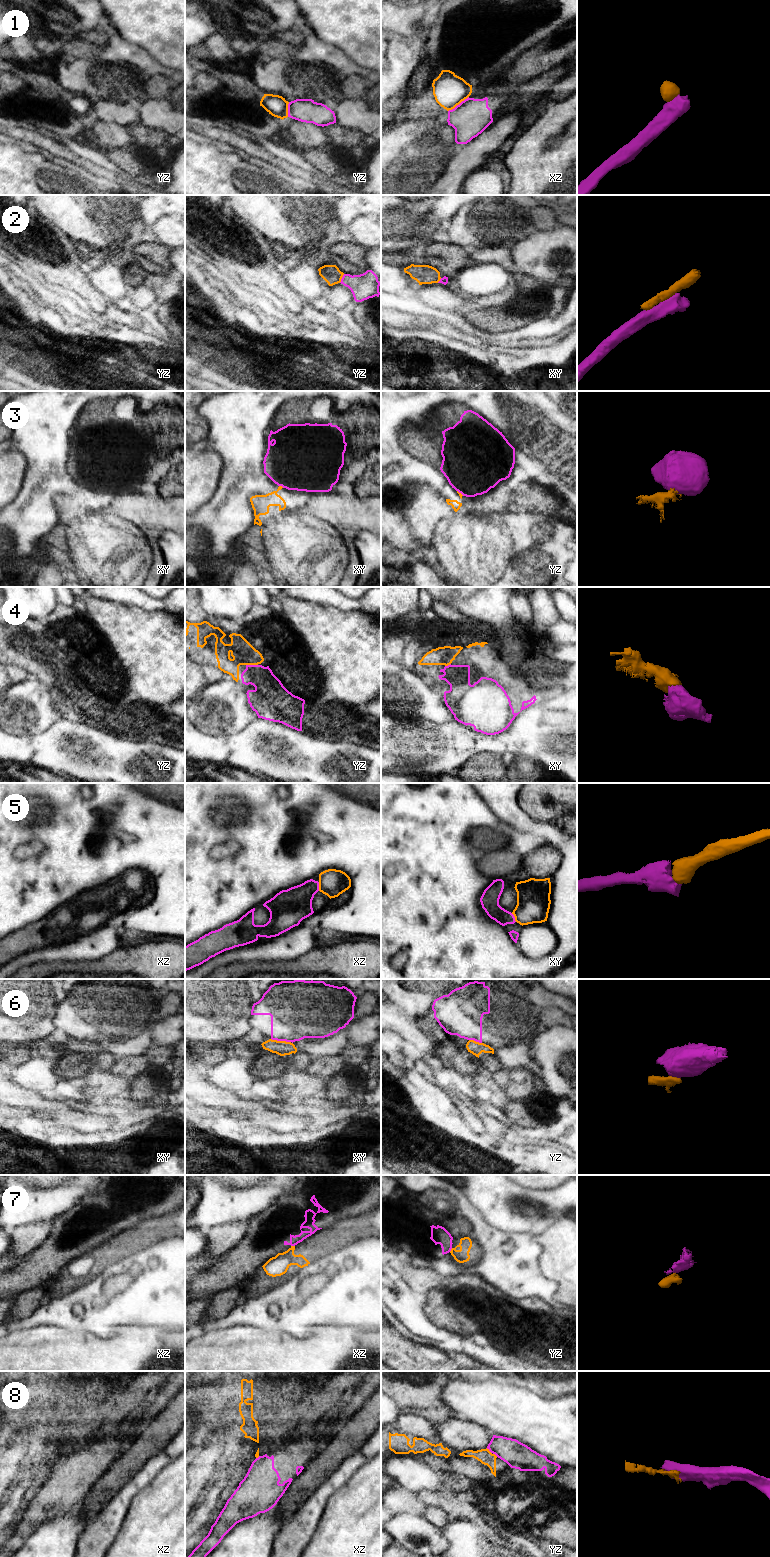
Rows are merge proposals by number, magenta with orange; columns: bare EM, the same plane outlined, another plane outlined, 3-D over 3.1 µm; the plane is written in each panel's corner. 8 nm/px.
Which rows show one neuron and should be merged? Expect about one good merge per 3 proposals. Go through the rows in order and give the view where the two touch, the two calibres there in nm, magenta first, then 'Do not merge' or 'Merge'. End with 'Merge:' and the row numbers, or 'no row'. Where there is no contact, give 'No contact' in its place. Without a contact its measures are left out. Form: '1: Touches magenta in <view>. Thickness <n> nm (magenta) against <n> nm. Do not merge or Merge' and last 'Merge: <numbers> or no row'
1: Touches magenta in xz. Thickness 300 nm (magenta) against 260 nm. Do not merge
2: Touches magenta in yz. Thickness 200 nm (magenta) against 150 nm. Do not merge
3: Touches magenta in xy. Thickness 480 nm (magenta) against 140 nm. Do not merge
4: Touches magenta in yz. Thickness 240 nm (magenta) against 190 nm. Merge
5: Touches magenta in xz. Thickness 280 nm (magenta) against 220 nm. Merge
6: Touches magenta in xy. Thickness 420 nm (magenta) against 120 nm. Do not merge
7: Touches magenta in xz. Thickness 80 nm (magenta) against 160 nm. Do not merge
8: Touches magenta in yz. Thickness 220 nm (magenta) against 110 nm. Do not merge
Merge: 4, 5

